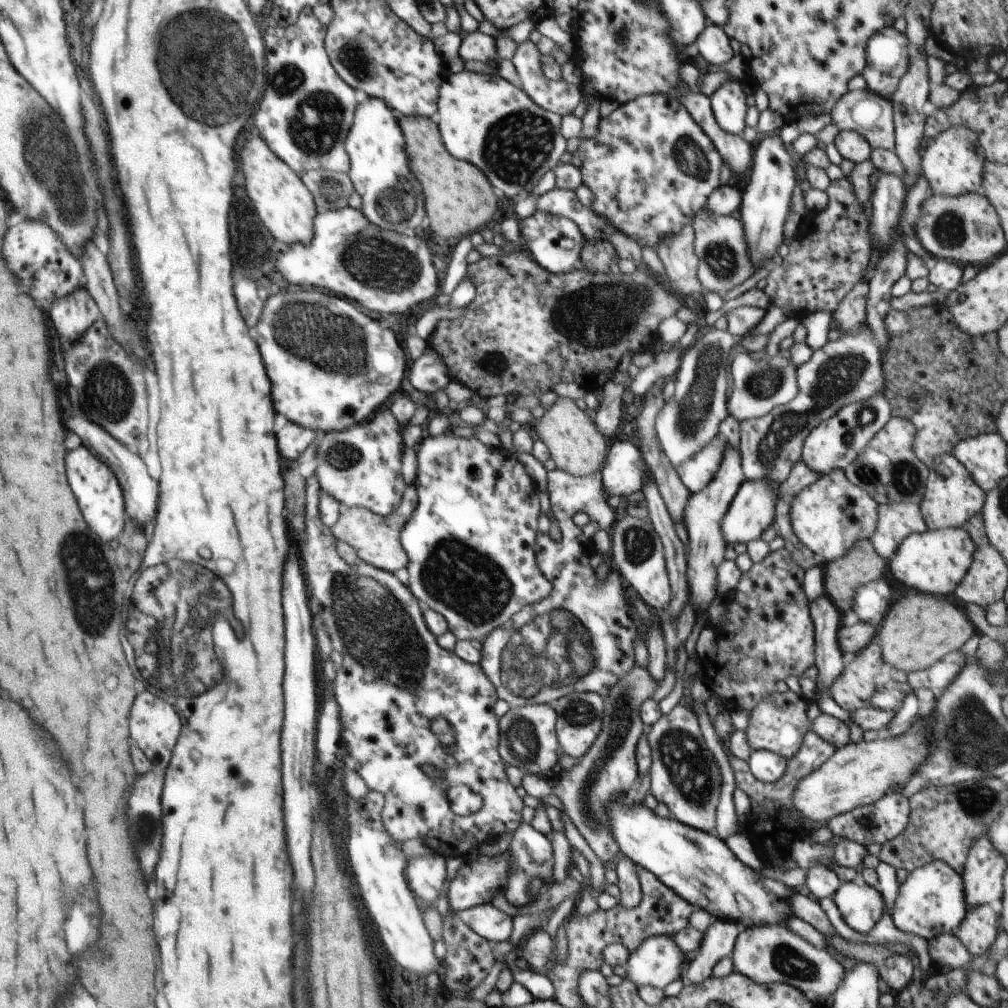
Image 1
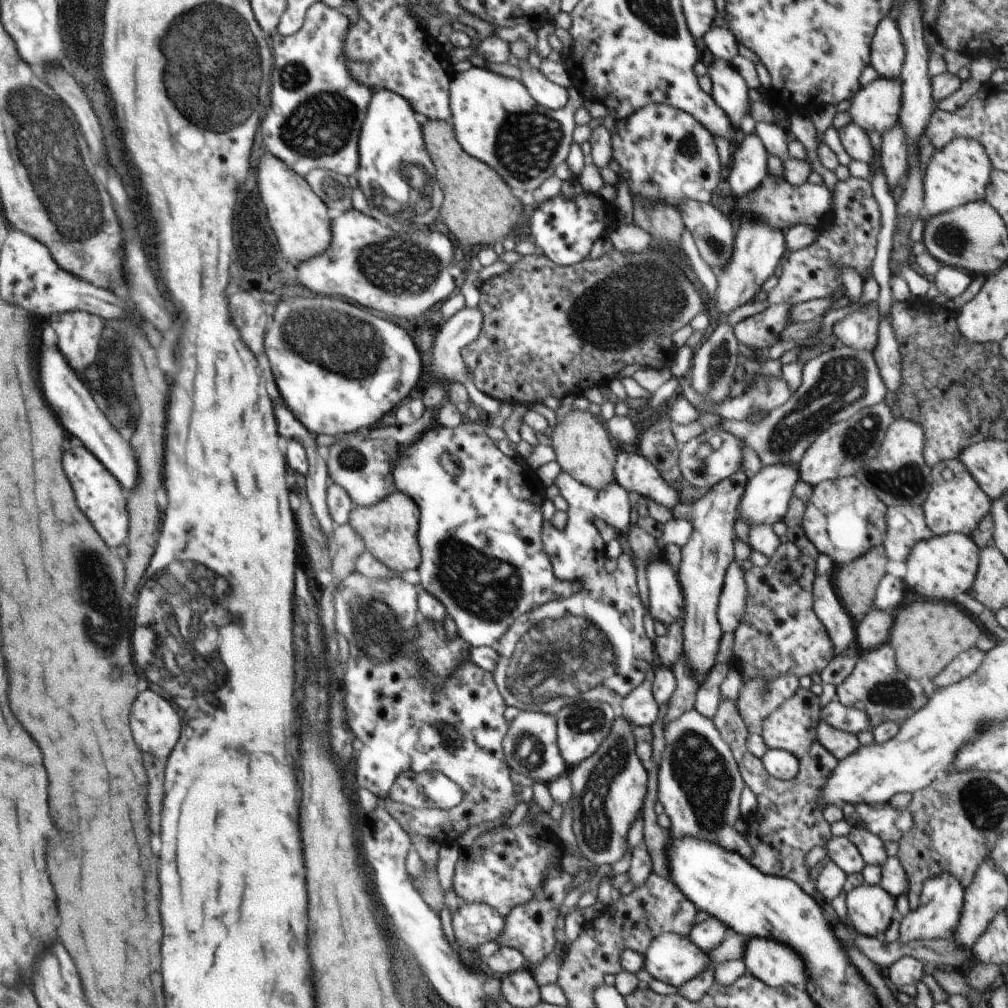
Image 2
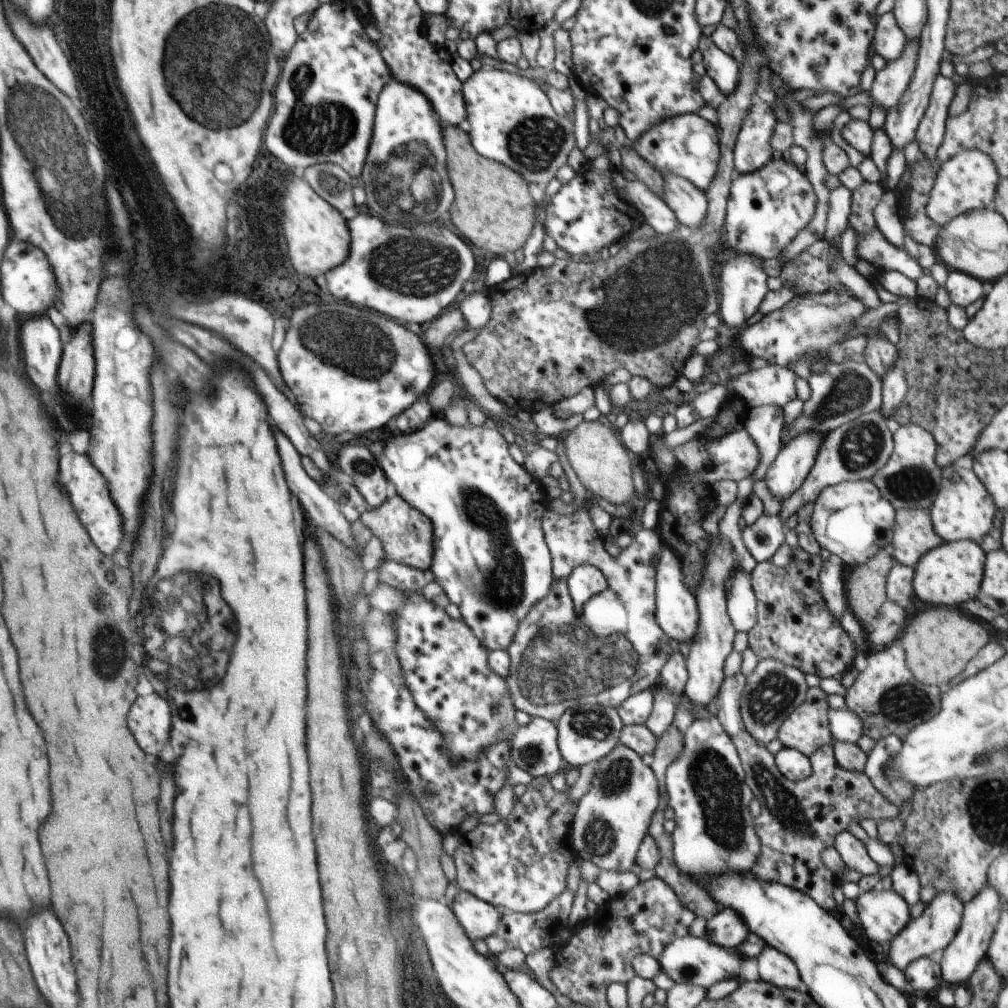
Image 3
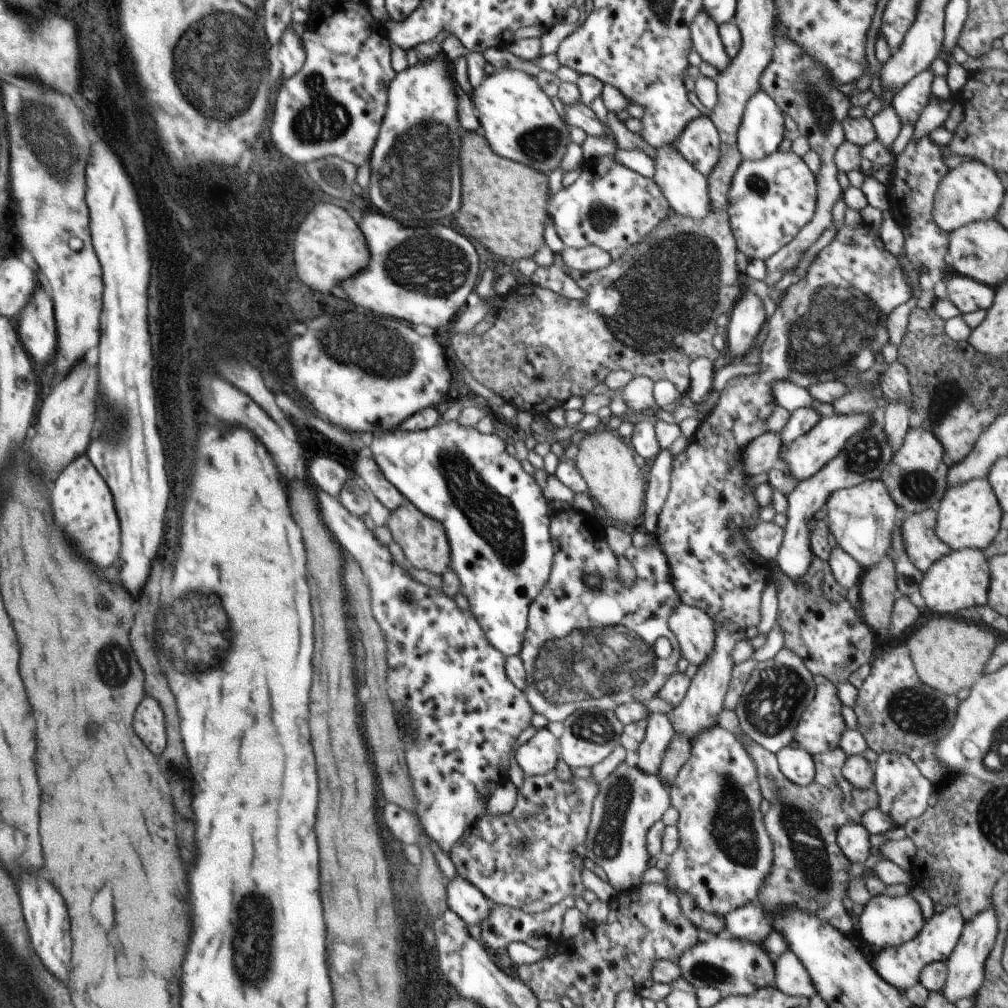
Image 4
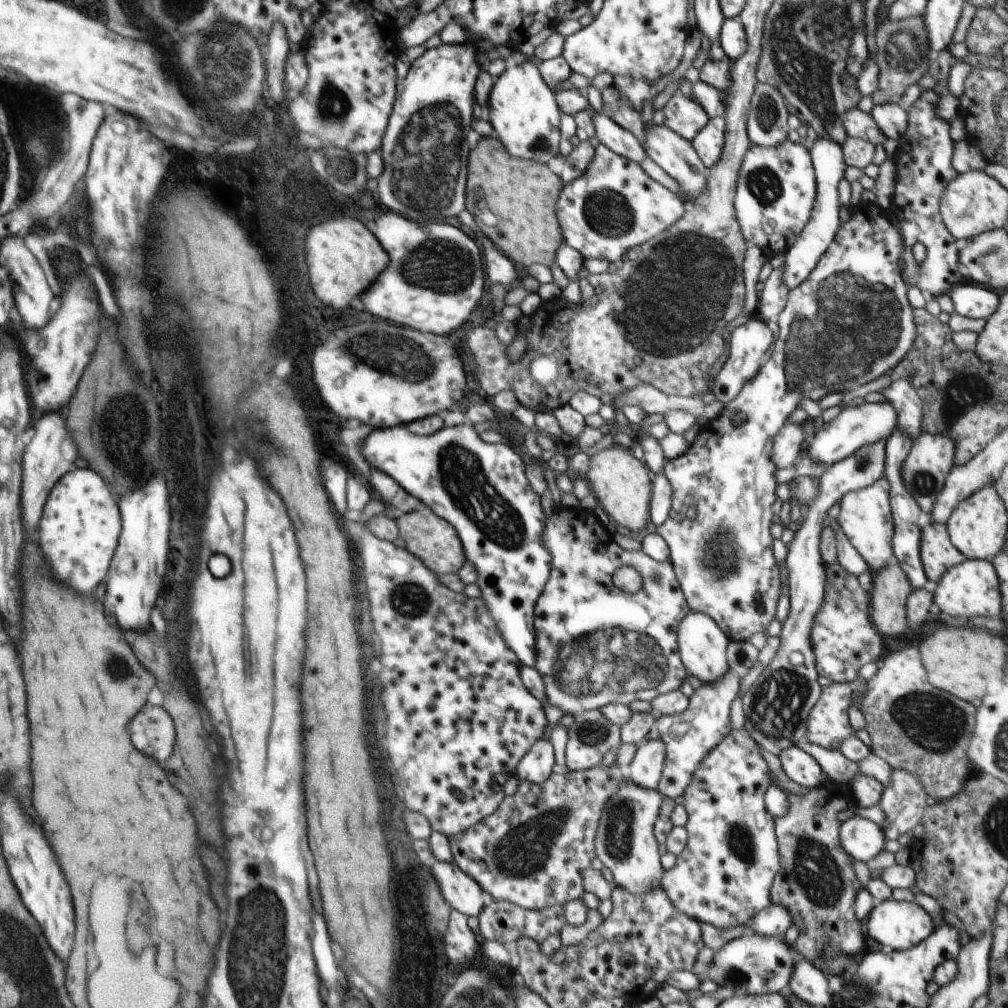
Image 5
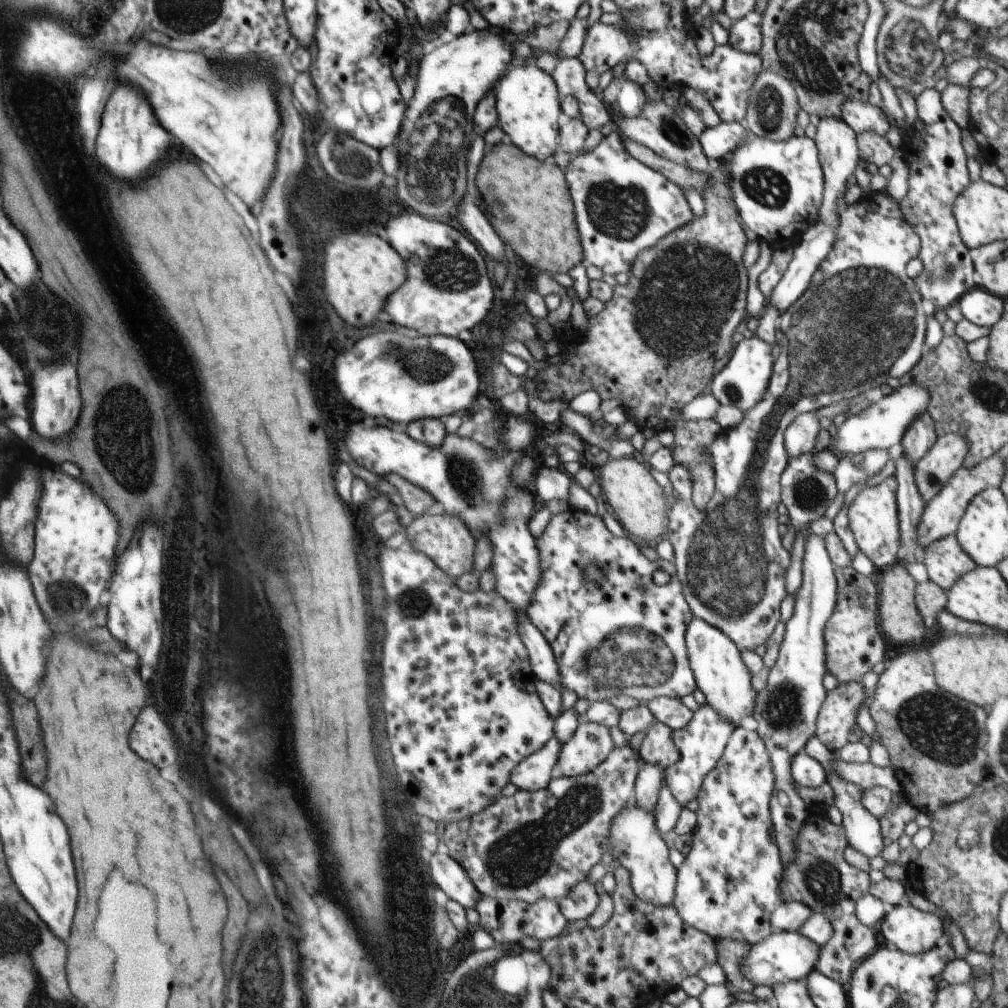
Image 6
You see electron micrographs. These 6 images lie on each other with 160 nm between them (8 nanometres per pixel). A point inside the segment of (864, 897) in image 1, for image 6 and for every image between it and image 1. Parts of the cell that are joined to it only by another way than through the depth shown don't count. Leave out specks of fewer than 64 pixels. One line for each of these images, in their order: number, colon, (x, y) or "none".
2: (870, 908)
3: (884, 914)
4: (885, 921)
5: (898, 925)
6: (908, 929)

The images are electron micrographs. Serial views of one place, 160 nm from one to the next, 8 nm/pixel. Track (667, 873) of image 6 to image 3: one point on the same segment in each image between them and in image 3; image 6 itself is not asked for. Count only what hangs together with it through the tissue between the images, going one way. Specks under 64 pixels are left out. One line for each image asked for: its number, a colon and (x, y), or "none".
3: (613, 817)
4: (629, 802)
5: (624, 842)

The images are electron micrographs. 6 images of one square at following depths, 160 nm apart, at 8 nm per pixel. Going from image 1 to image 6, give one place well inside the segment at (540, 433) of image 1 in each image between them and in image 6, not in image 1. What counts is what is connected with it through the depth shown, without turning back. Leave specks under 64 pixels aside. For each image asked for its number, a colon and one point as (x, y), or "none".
2: (582, 448)
3: (597, 455)
4: (606, 461)
5: (621, 482)
6: (638, 502)

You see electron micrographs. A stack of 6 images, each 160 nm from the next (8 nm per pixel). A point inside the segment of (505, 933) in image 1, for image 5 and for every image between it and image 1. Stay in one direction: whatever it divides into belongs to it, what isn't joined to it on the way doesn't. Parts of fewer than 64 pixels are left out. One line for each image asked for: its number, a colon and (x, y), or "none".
2: (474, 924)
3: (479, 919)
4: (463, 898)
5: (461, 892)

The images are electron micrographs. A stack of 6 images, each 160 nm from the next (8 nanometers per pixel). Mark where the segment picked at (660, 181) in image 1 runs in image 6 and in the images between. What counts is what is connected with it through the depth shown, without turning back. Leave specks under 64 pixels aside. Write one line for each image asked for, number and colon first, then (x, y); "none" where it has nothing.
2: (665, 154)
3: (687, 145)
4: (699, 142)
5: (709, 142)
6: (717, 142)

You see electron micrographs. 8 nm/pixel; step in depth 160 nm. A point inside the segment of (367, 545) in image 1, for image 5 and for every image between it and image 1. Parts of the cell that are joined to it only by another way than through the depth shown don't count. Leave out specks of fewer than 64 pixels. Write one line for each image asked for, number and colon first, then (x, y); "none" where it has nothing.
2: (389, 528)
3: (407, 535)
4: (423, 539)
5: (433, 539)

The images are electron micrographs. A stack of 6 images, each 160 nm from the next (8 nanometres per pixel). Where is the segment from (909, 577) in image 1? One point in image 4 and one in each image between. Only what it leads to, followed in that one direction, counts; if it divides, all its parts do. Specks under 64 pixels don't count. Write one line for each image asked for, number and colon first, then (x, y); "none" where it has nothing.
2: (940, 568)
3: (951, 574)
4: (960, 580)

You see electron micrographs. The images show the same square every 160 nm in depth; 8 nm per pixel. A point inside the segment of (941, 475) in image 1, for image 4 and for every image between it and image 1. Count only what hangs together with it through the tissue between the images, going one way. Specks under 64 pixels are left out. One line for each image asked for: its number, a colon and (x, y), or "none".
2: (956, 504)
3: (963, 510)
4: (969, 516)

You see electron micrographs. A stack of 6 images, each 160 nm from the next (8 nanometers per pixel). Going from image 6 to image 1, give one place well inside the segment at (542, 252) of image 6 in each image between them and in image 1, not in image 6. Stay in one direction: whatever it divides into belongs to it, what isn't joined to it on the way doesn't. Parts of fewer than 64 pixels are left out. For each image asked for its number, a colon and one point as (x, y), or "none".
1: (459, 200)
2: (478, 207)
3: (493, 209)
4: (504, 203)
5: (513, 199)

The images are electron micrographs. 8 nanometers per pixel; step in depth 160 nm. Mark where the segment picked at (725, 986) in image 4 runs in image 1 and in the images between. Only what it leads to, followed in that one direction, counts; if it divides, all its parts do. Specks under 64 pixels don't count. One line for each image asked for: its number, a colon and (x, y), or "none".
1: (657, 961)
2: (672, 958)
3: (697, 961)

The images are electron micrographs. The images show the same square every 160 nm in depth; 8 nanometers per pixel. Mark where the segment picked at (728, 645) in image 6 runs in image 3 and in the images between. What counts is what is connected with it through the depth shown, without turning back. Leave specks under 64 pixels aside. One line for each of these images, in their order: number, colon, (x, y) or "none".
3: (677, 613)
4: (694, 630)
5: (702, 645)

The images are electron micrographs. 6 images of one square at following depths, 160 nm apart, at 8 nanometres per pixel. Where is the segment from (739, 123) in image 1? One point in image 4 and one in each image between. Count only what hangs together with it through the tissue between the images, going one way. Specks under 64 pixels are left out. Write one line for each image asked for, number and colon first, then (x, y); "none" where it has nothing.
2: (729, 89)
3: (722, 68)
4: (705, 35)

